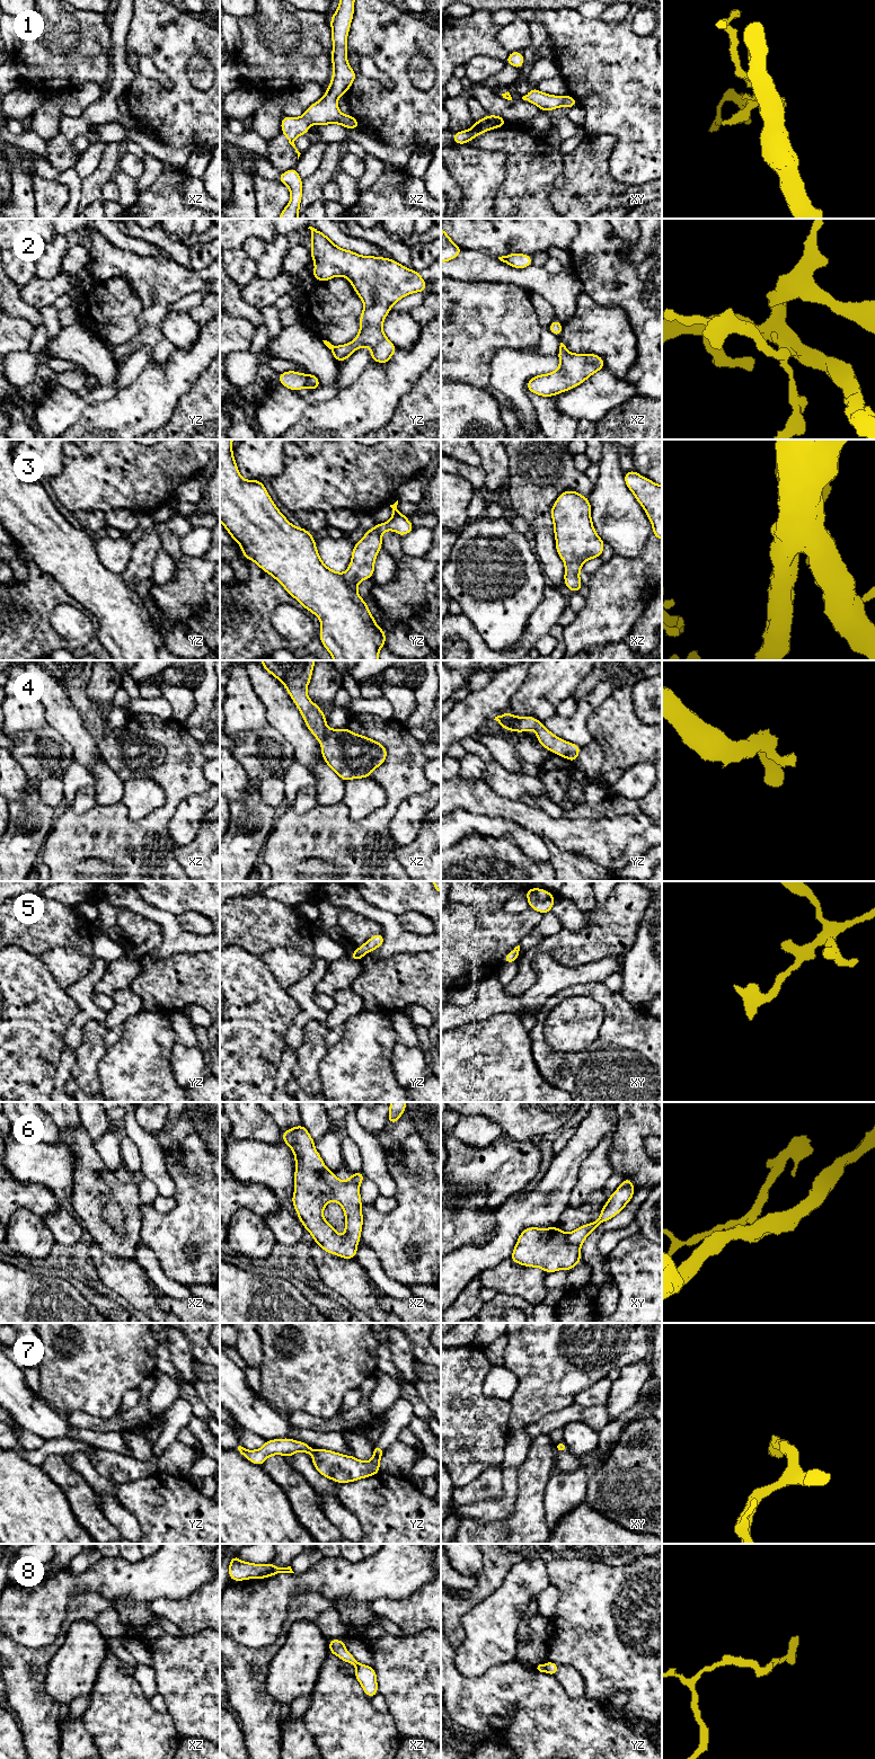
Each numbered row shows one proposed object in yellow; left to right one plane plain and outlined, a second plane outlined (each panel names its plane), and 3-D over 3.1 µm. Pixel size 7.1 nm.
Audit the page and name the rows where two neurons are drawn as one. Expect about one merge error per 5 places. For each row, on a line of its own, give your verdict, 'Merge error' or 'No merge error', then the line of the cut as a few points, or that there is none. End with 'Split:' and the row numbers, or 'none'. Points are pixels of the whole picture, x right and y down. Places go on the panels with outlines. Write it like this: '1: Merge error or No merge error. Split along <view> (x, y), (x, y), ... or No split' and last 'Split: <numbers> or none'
1: No merge error. No split
2: No merge error. No split
3: No merge error. No split
4: No merge error. No split
5: No merge error. No split
6: Merge error. Split along xy (566, 1234), (566, 1238), (571, 1243), (580, 1246)
7: No merge error. No split
8: No merge error. No split
Split: 6

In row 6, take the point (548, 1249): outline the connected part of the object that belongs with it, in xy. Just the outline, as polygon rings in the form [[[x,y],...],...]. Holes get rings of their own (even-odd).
[[[557,1226],[548,1228],[528,1227],[520,1234],[510,1259],[524,1267],[541,1268],[547,1273],[557,1270],[569,1271],[581,1263],[581,1246],[571,1244],[567,1241],[567,1234]]]

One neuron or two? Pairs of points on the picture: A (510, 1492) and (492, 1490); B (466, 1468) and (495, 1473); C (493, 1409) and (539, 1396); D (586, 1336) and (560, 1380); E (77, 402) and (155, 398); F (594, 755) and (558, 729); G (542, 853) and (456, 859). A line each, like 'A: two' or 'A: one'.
A: two
B: two
C: two
D: one
E: two
F: two
G: two

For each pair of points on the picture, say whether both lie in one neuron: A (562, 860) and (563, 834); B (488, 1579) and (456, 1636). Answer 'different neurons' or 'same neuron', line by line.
A: different neurons
B: same neuron

